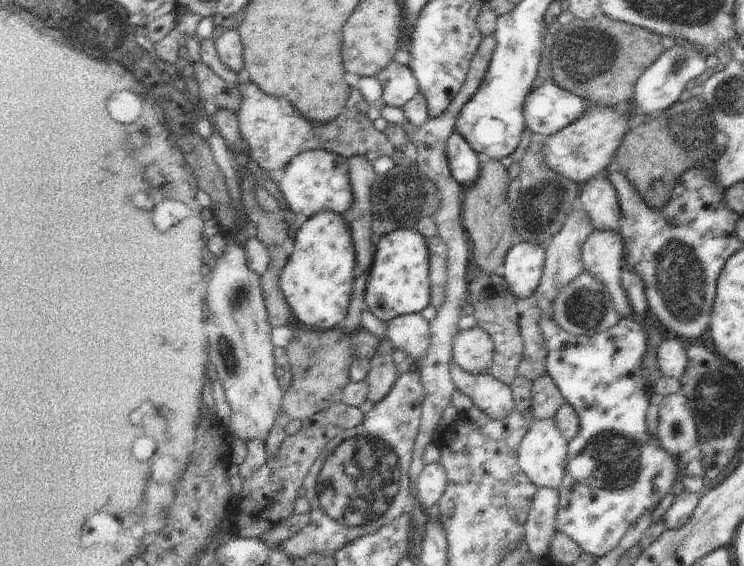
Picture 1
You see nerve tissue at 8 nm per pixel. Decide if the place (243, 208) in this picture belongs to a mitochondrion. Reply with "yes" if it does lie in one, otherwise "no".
no

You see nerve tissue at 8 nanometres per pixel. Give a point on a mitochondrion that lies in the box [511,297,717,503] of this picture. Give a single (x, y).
(612, 460)

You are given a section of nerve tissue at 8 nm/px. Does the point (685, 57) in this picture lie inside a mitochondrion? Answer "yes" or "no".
yes

